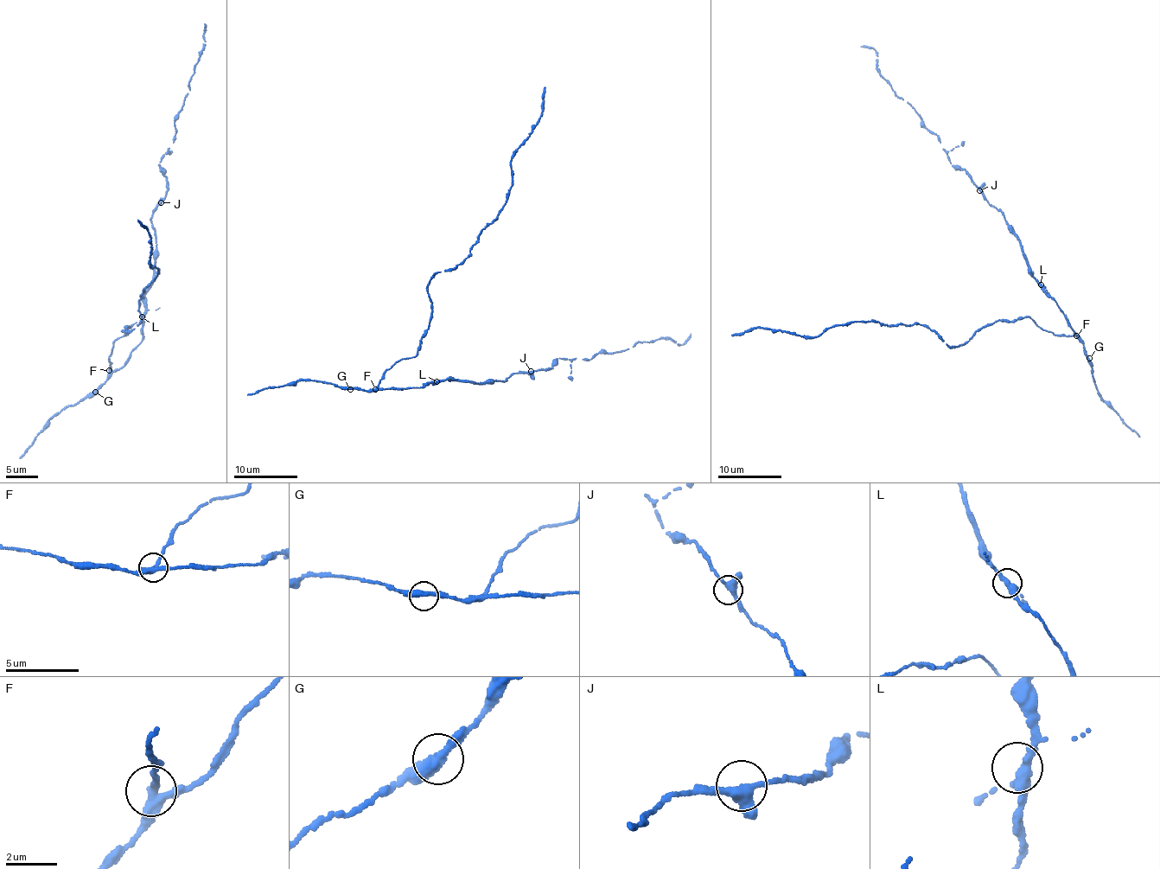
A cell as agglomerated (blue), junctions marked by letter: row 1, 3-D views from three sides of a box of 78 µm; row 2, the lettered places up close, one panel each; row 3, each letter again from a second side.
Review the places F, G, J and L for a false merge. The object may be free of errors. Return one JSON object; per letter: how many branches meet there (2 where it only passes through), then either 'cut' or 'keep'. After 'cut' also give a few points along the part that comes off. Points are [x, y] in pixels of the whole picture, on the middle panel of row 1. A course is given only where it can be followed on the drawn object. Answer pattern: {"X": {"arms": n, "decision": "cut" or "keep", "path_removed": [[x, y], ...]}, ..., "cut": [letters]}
{"F": {"arms": 3, "decision": "cut", "path_removed": [[375, 388], [392, 365], [417, 354], [435, 274], [465, 259], [506, 201], [513, 151], [542, 115], [545, 87]]}, "G": {"arms": 2, "decision": "keep"}, "J": {"arms": 3, "decision": "keep"}, "L": {"arms": 3, "decision": "keep"}, "cut": ["F"]}

